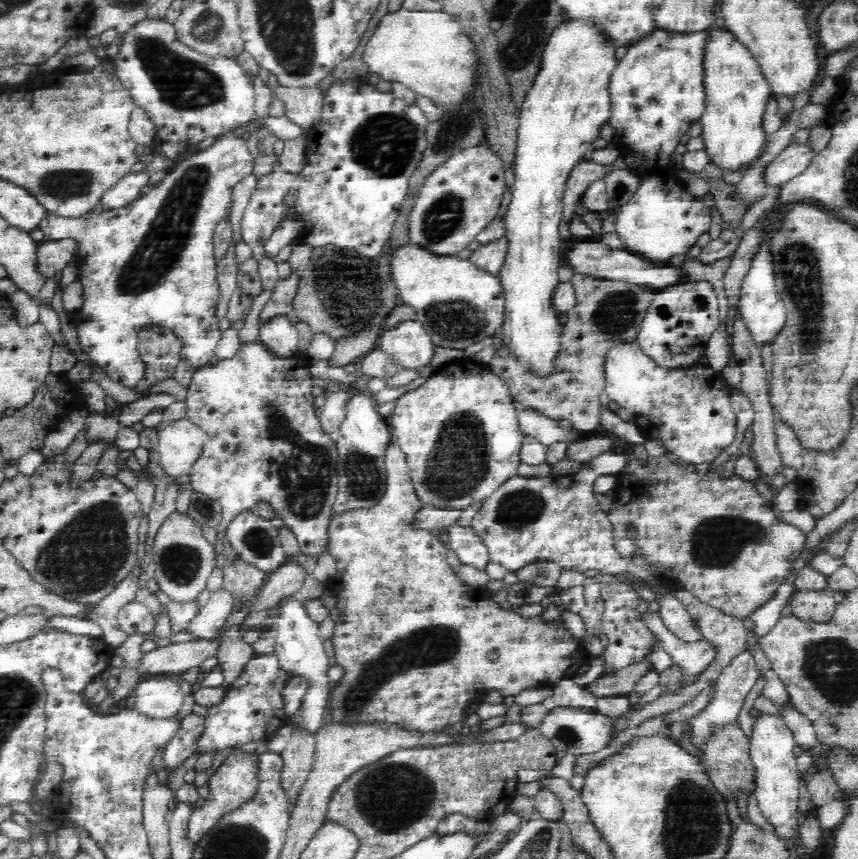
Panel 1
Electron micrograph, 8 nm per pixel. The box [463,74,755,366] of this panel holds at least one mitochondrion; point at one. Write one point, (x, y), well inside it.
(610, 319)

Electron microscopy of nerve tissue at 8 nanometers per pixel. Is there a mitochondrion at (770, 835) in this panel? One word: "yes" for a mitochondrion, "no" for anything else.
no

